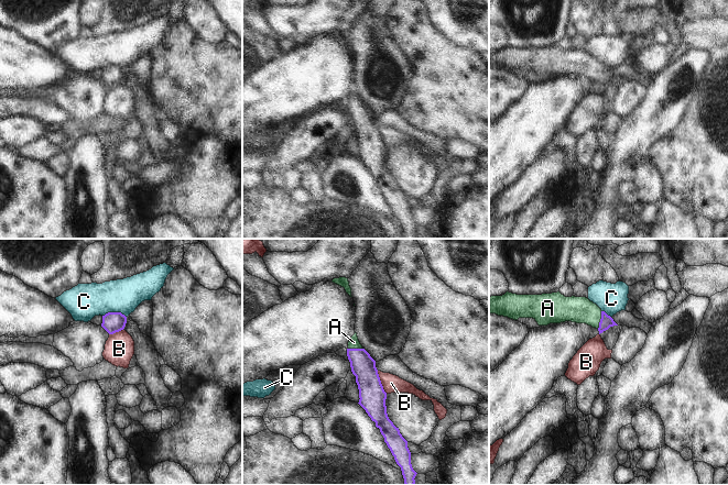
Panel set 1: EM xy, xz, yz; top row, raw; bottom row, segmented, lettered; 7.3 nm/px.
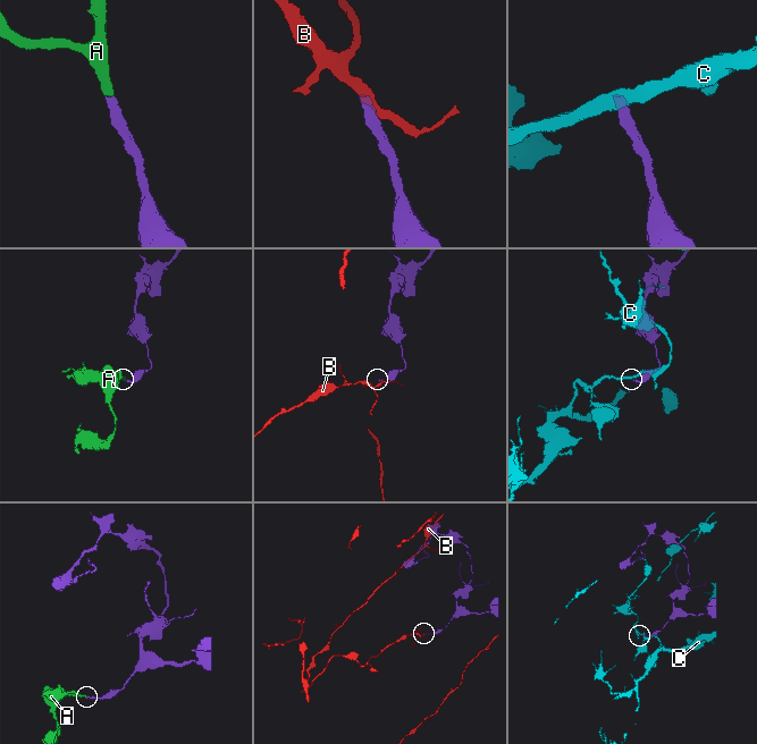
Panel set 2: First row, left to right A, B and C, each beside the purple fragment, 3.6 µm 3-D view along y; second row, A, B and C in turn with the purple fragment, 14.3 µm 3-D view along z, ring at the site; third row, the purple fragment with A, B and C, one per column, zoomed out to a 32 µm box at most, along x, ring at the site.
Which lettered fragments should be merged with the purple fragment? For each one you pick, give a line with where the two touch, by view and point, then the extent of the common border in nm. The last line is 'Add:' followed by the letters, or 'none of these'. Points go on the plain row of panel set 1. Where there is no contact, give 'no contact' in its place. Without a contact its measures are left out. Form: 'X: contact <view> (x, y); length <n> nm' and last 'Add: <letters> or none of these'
A: contact yz (600, 74); length 130 nm
Add: A

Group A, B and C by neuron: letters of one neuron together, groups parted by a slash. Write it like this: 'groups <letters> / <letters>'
groups A / B / C

